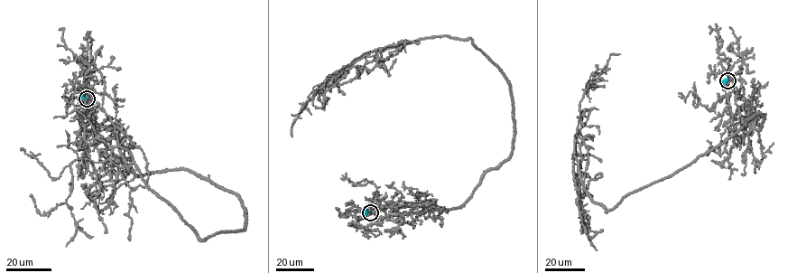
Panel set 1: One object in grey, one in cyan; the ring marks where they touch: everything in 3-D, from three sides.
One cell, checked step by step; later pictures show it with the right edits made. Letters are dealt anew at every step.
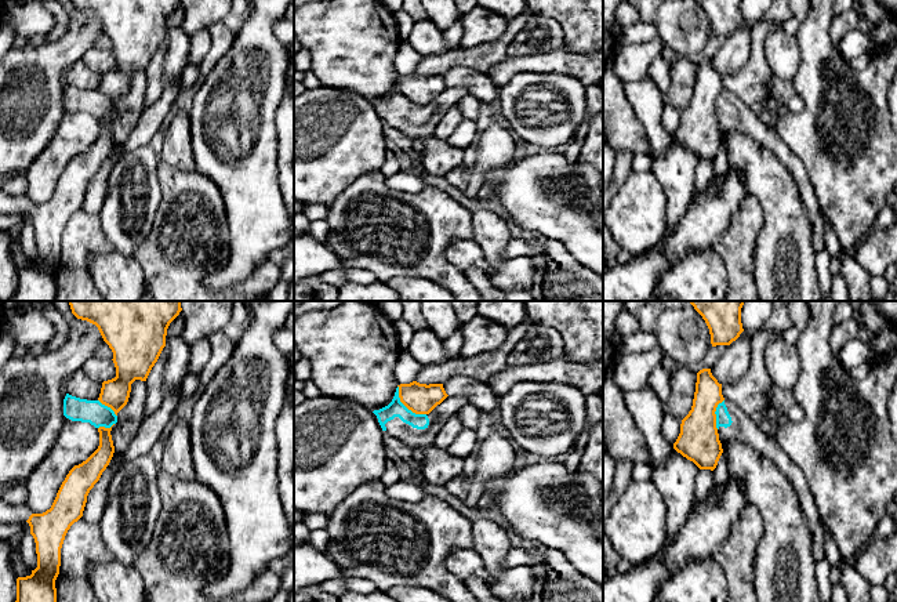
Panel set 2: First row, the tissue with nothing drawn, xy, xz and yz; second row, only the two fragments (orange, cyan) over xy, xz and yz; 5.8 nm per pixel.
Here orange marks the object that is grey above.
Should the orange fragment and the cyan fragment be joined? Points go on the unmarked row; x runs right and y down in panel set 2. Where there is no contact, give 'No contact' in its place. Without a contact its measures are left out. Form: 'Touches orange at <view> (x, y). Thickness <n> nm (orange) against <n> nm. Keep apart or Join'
Touches orange at xz (406, 97). Thickness 180 nm (orange) against 100 nm. Keep apart

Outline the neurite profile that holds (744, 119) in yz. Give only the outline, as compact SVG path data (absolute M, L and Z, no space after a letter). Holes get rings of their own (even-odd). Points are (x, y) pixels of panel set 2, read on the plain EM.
M723 91L716 98L716 119L720 134L738 131L770 149L794 177L810 222L813 224L813 246L816 253L825 249L822 217L818 200L811 189L802 162L781 142L777 133L765 124L758 112L745 105L734 93Z

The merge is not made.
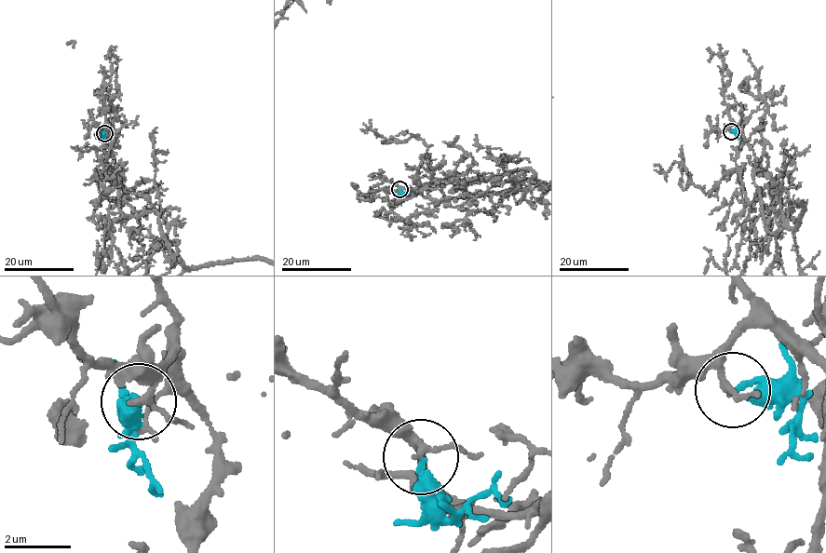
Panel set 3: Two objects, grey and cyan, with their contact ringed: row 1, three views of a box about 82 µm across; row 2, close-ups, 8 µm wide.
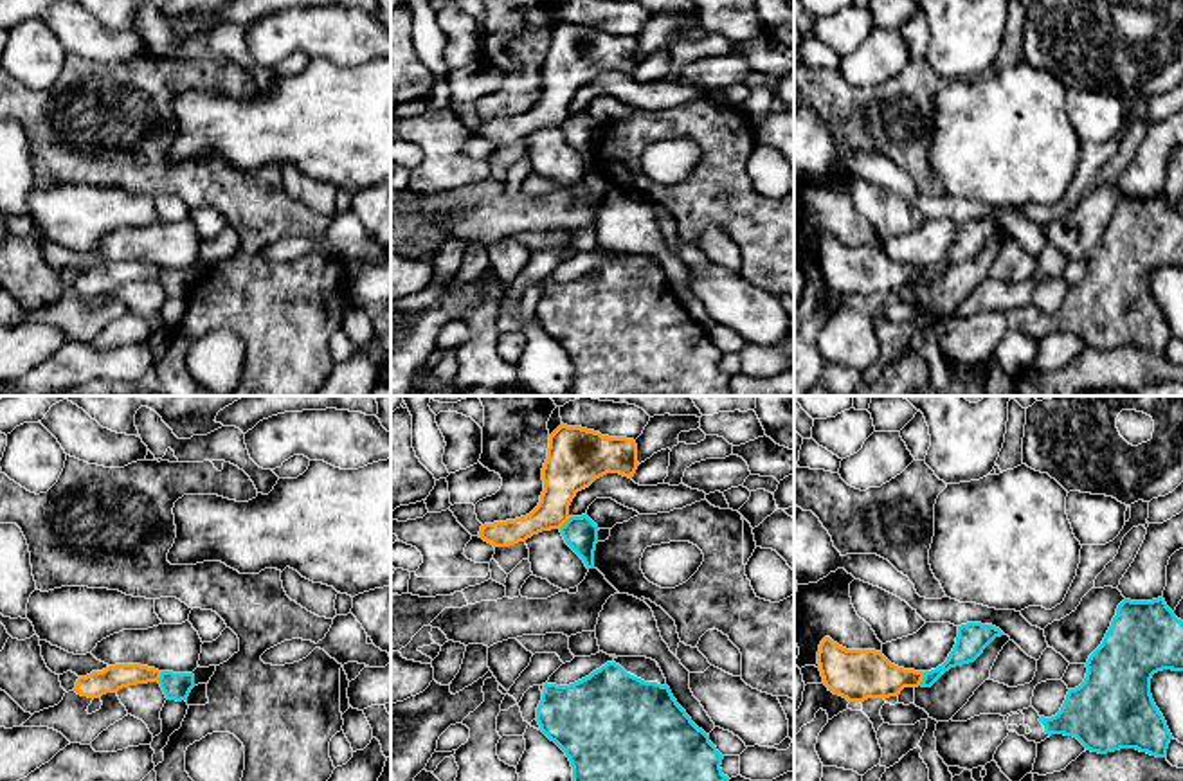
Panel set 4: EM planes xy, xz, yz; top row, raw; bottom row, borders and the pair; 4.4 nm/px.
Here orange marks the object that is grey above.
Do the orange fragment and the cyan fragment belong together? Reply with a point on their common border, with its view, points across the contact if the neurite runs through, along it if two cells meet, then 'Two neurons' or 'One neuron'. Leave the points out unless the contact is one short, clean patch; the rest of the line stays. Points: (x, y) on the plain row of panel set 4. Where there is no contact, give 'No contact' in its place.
Touches orange at yz (922, 274). Boundary: yz (926, 269), (919, 281). Two neurons

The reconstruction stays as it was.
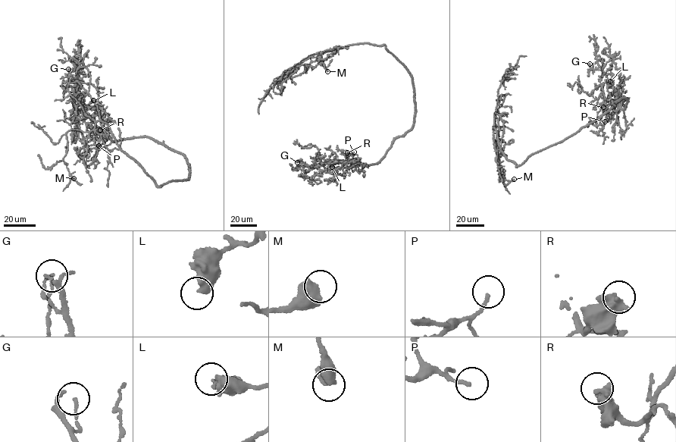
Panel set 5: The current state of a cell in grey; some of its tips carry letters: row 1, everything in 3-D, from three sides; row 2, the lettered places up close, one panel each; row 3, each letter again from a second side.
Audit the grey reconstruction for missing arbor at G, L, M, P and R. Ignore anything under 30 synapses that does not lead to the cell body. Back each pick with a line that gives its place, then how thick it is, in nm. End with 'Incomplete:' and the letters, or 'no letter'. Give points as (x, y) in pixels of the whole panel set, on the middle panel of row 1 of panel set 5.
G: place (297, 162); calibre 120 nm
L: place (332, 167); calibre 500 nm
Incomplete: G, L

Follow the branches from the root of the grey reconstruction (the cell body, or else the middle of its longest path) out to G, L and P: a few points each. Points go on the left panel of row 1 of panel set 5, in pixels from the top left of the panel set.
G: (189, 176), (183, 155), (149, 138), (107, 139), (99, 116), (82, 114), (79, 81), (68, 69)
L: (189, 176), (189, 165), (183, 155), (149, 138), (114, 141), (107, 139), (101, 123), (99, 105), (93, 100)
P: (189, 176), (189, 165), (183, 155), (148, 137), (112, 140), (101, 130), (94, 138), (94, 143), (98, 145)

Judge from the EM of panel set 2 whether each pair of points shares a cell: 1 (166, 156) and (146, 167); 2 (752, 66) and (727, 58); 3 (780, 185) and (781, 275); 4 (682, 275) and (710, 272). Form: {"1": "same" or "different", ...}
{"1": "different", "2": "different", "3": "same", "4": "same"}

